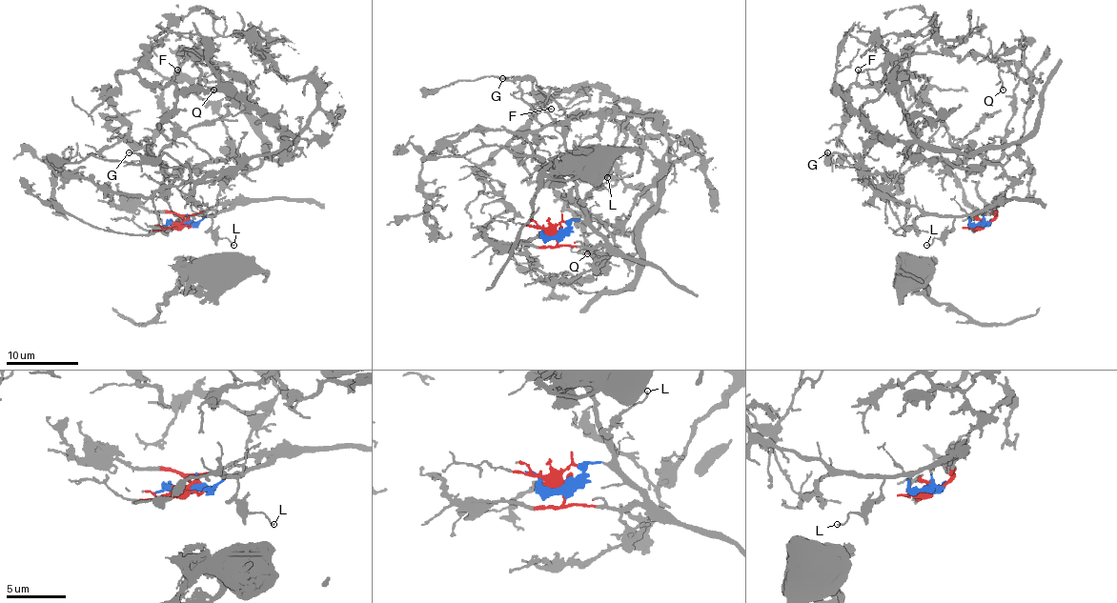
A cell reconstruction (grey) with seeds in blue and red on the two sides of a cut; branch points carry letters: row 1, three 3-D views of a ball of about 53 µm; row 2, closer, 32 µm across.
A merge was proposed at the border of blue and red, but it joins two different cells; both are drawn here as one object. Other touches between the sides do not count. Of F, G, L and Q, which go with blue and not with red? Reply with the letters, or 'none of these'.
G, L

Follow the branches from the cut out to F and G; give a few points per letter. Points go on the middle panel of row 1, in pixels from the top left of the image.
F: (554, 234), (559, 245), (582, 245), (600, 261), (669, 146), (629, 103), (597, 87), (562, 89), (550, 108)
G: (554, 234), (586, 218), (586, 206), (578, 198), (564, 137), (566, 115), (530, 77), (501, 77)

